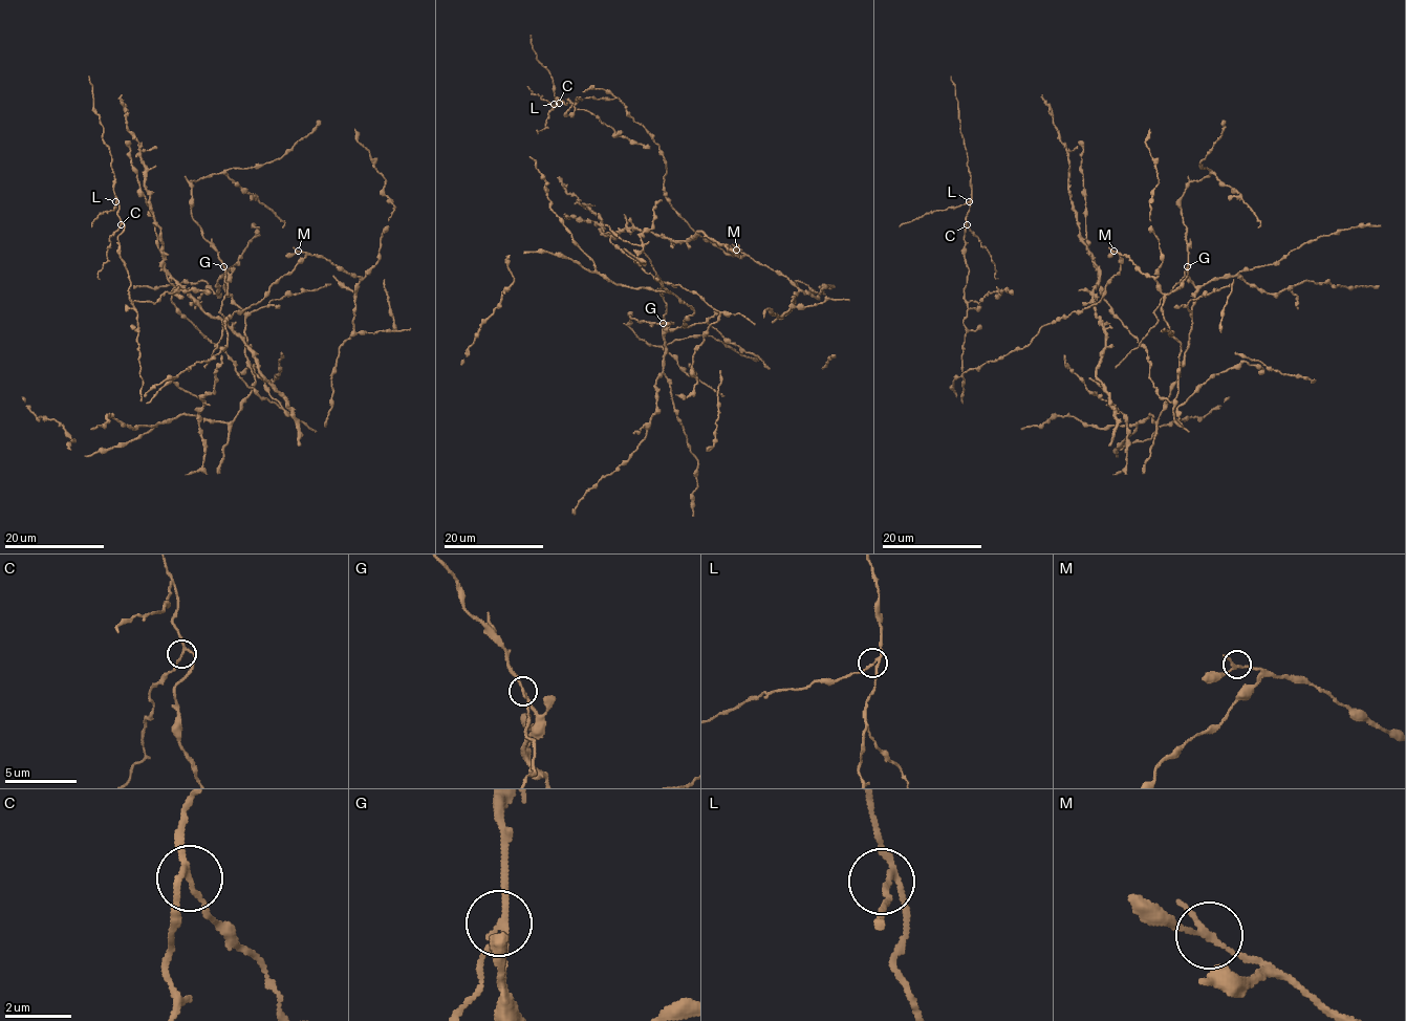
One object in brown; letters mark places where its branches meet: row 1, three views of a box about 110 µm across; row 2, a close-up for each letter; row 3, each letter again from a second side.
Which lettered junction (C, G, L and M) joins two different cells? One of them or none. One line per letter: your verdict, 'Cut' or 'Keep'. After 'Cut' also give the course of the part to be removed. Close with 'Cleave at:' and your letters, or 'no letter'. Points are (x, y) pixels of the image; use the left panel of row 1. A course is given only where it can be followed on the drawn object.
C: Keep
G: Cut. Course of the part to remove: (223, 265), (226, 295), (220, 311), (222, 337), (204, 367)
L: Keep
M: Keep
Cleave at: G

